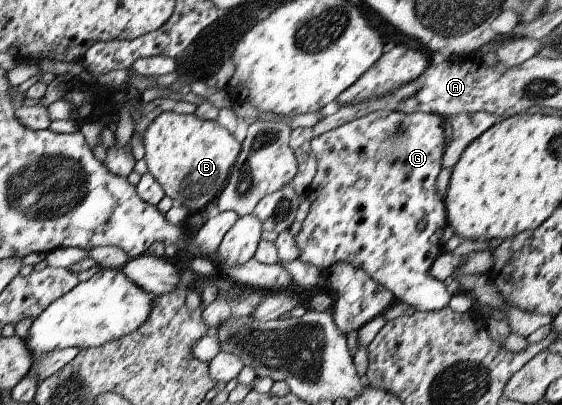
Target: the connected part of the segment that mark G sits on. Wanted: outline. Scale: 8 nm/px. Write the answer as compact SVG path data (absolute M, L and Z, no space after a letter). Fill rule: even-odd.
M374 111L313 137L311 149L317 158L317 175L305 194L310 201L309 213L294 237L300 250L299 261L324 271L335 263L350 263L391 291L395 302L407 303L414 311L447 307L451 293L444 282L429 275L433 261L443 253L440 243L431 243L431 235L447 225L444 197L437 193L437 175L443 169L445 124L444 117L434 113ZM420 221L425 221L422 230L417 229Z

